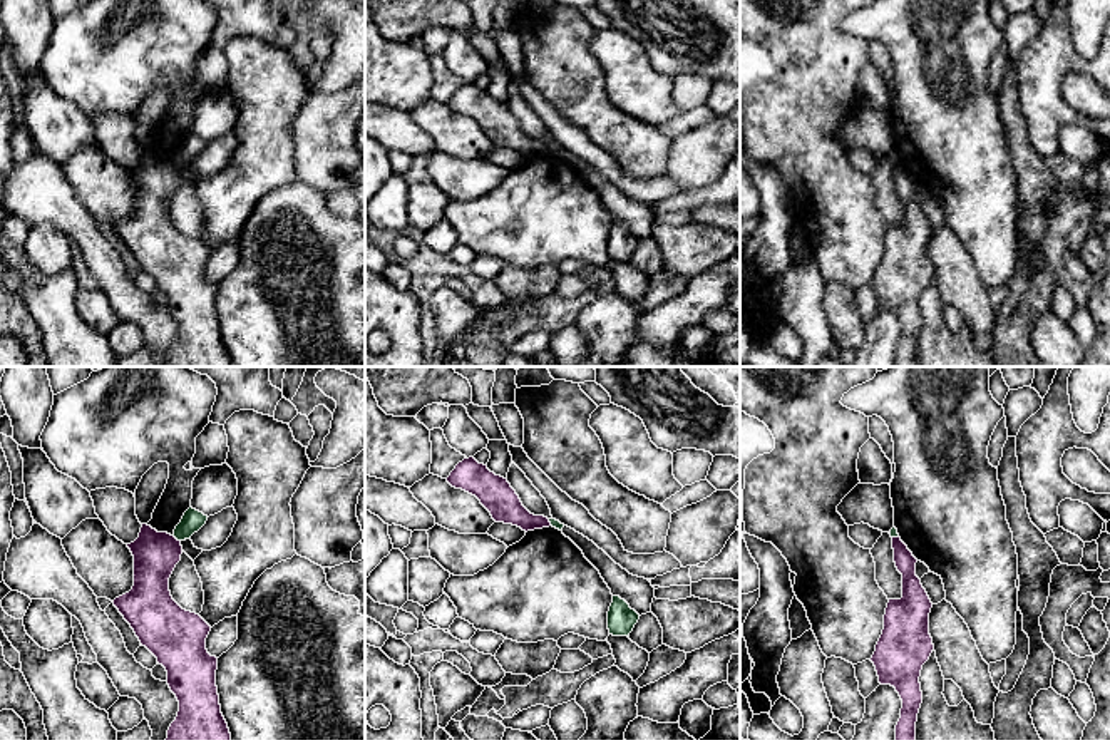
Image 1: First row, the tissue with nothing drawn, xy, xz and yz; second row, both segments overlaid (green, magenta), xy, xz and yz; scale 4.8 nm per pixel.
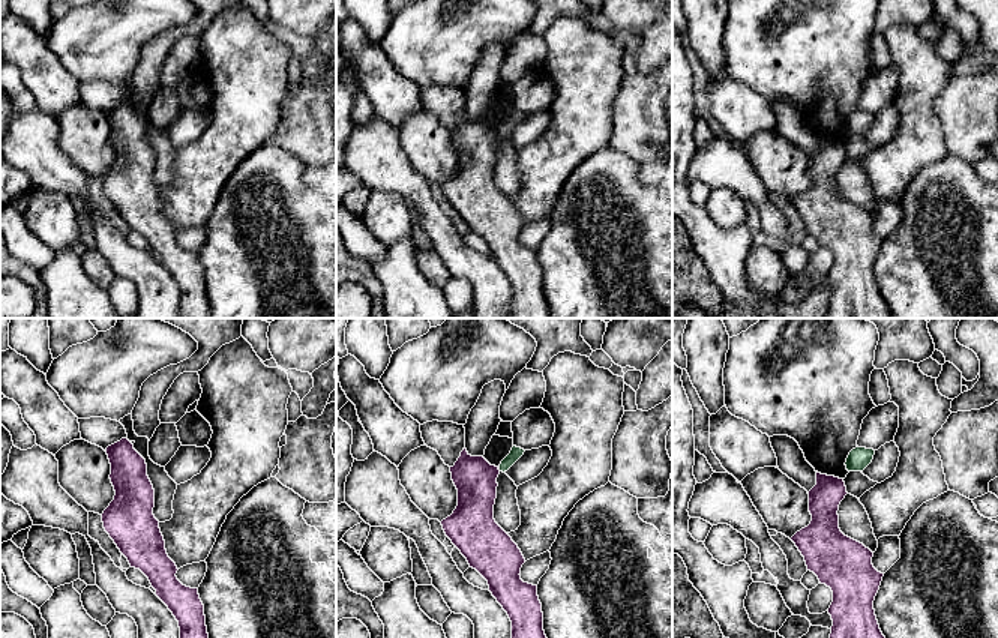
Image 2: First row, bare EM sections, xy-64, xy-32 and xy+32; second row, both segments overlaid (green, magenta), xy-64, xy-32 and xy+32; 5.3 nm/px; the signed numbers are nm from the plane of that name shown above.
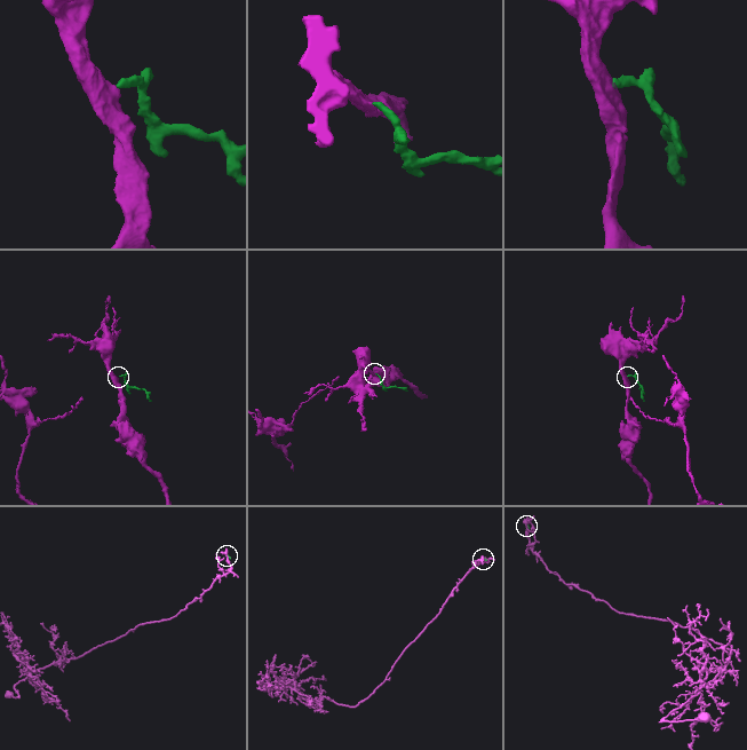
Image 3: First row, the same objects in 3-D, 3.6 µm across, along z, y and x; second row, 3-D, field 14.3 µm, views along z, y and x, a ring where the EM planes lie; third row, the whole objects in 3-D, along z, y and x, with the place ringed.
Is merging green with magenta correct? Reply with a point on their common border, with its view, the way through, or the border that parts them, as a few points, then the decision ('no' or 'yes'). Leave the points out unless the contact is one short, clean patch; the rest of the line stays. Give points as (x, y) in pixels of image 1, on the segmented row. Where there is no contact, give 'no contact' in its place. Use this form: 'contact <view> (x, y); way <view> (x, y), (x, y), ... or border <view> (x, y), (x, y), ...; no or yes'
contact xy (176, 538); border xy (173, 534), (179, 541); no

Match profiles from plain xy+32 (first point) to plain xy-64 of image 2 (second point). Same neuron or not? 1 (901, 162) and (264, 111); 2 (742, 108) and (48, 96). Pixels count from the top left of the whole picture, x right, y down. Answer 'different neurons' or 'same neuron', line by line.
1: same neuron
2: same neuron

